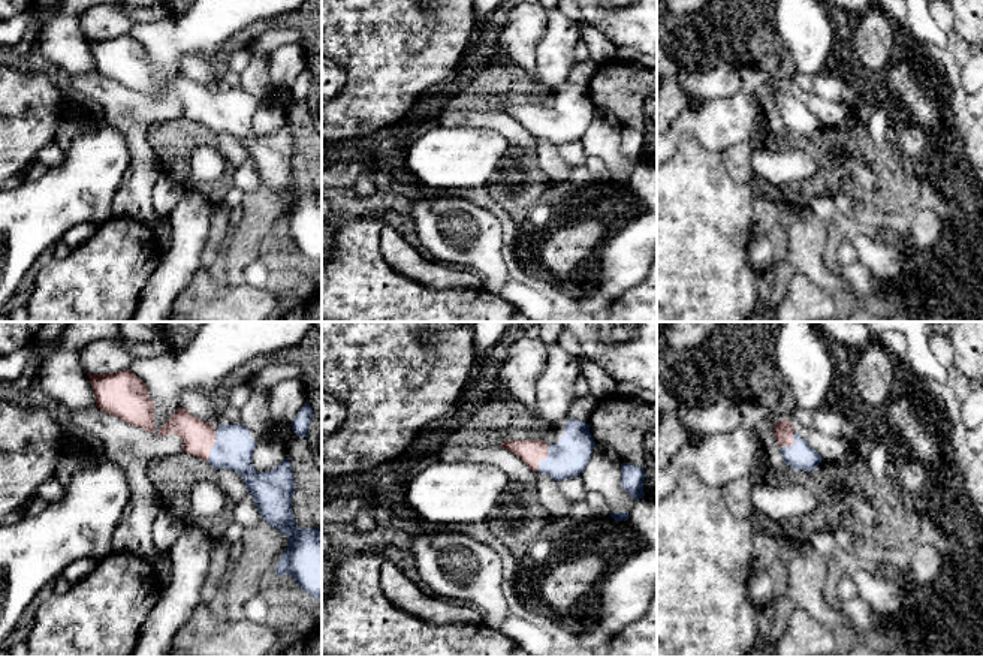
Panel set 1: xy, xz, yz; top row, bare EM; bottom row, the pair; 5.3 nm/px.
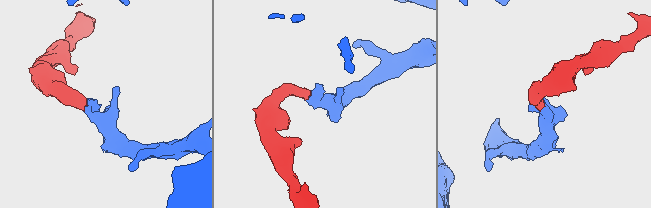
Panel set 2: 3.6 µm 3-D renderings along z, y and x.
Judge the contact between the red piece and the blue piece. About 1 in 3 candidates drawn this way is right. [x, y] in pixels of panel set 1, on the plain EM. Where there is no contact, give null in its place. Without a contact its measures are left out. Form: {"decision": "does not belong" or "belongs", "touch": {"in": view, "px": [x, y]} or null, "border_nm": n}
{"decision": "belongs", "touch": {"in": "xy", "px": [213, 108]}, "border_nm": 180}

